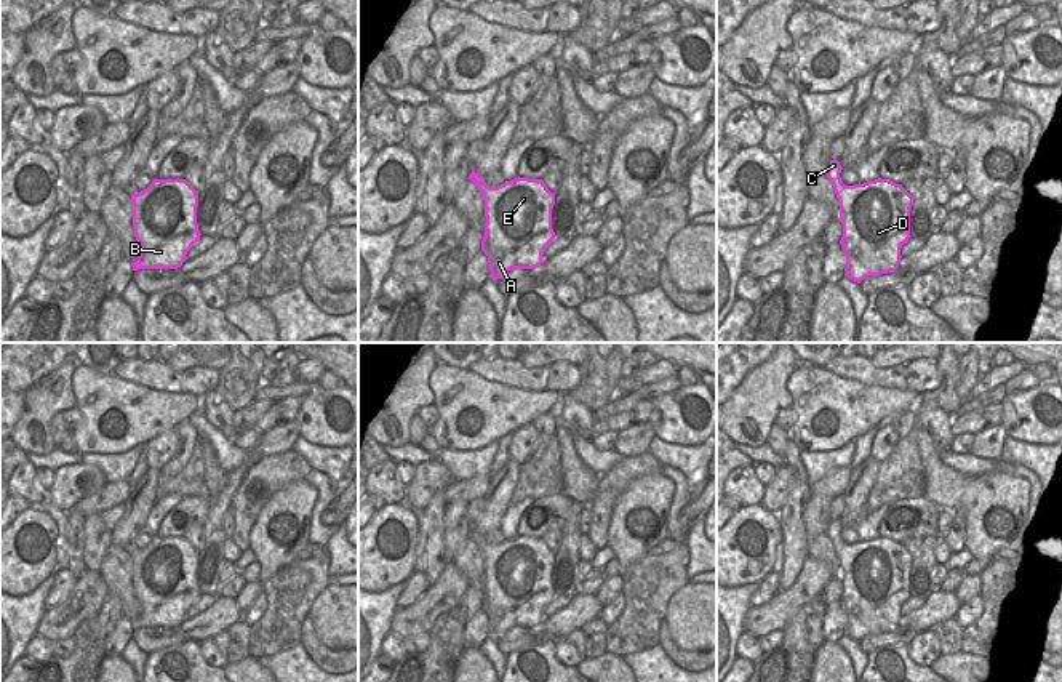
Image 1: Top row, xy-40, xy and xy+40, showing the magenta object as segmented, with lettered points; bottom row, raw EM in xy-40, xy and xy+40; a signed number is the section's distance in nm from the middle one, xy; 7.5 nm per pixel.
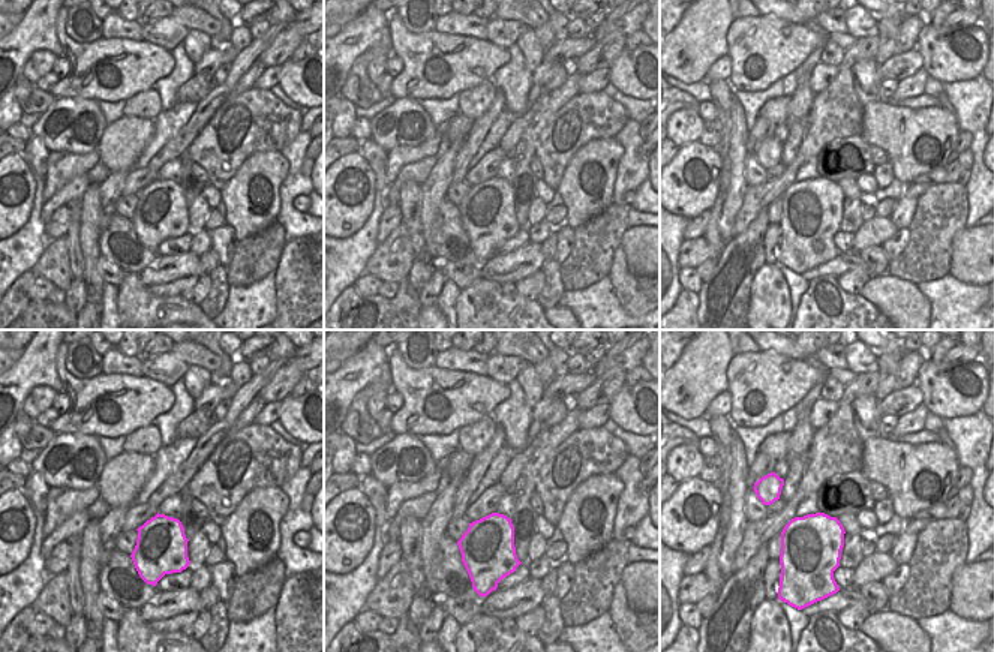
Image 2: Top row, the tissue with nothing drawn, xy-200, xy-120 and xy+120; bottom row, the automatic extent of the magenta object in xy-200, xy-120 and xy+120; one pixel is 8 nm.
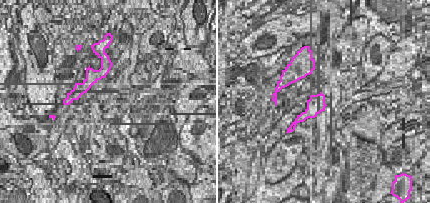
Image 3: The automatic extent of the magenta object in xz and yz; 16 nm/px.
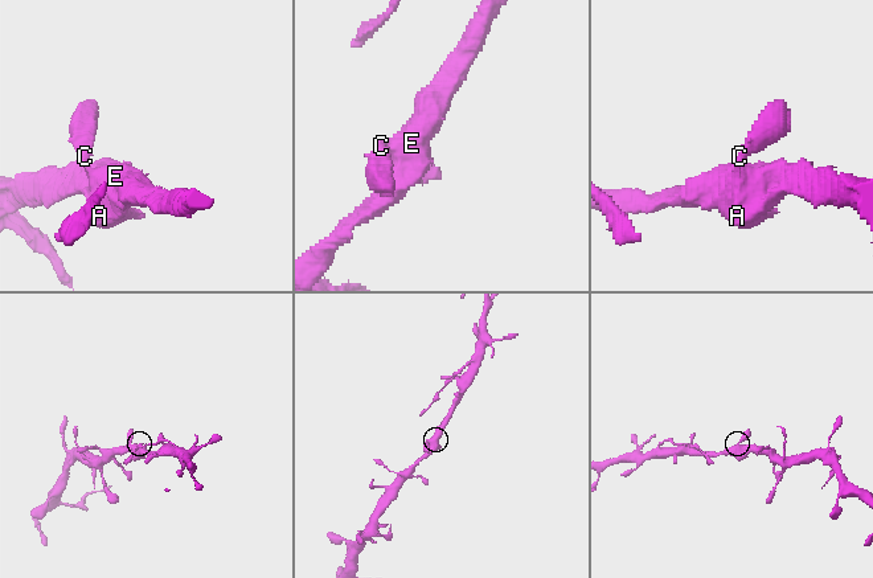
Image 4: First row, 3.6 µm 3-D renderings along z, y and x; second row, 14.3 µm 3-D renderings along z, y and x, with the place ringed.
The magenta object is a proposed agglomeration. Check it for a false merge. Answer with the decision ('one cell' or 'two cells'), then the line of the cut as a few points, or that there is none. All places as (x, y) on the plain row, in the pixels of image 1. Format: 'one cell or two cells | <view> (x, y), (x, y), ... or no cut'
one cell | no cut

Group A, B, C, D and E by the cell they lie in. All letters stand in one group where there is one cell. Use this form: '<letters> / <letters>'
A B C D E

